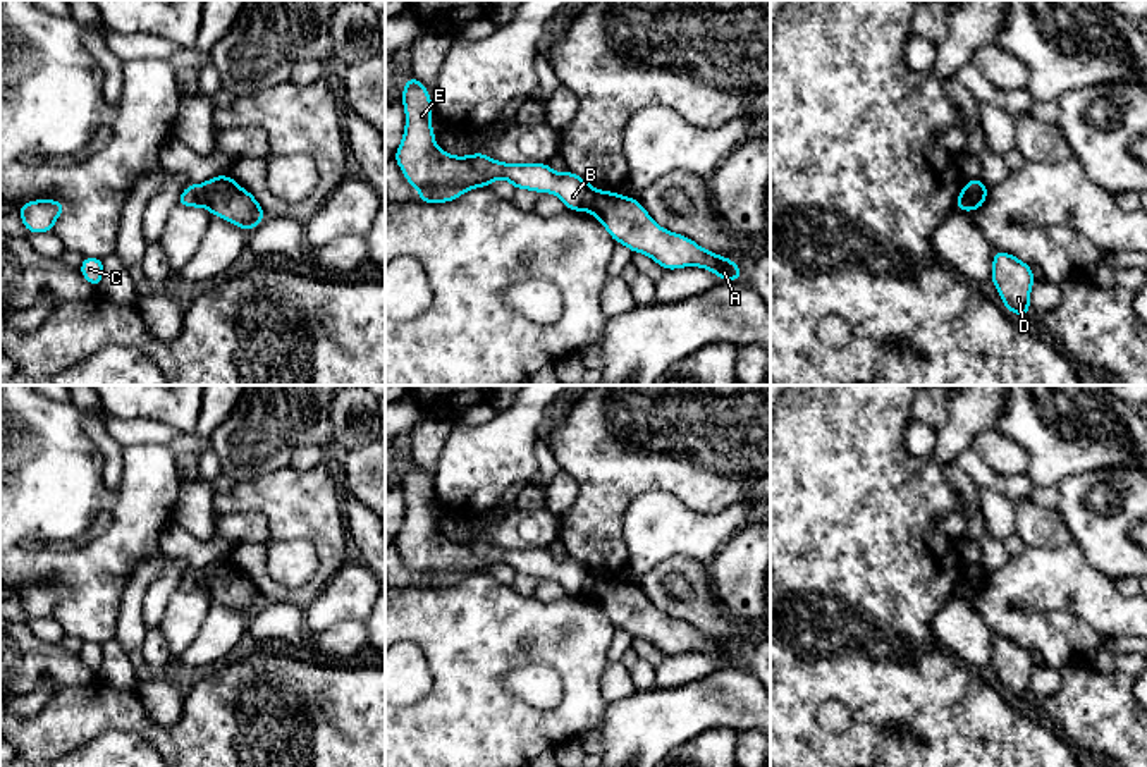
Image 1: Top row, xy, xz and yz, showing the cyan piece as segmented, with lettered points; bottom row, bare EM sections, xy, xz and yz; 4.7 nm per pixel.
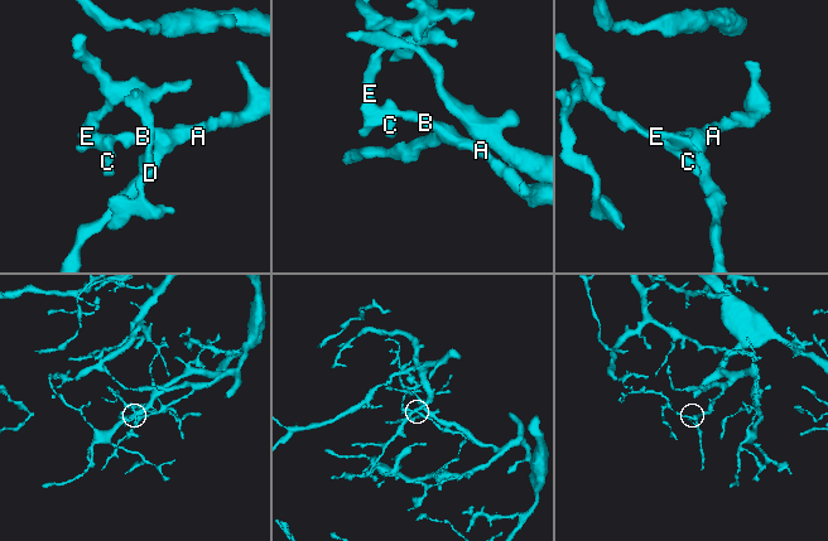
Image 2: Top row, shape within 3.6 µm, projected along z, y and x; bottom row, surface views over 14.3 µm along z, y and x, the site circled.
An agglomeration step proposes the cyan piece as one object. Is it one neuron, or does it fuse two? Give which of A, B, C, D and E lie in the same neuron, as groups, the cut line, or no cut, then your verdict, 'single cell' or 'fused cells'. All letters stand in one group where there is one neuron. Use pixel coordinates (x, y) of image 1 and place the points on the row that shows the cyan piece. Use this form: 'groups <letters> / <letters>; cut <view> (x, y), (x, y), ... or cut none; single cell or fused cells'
groups A D / B C E; cut yz (963, 186), (972, 208); fused cells

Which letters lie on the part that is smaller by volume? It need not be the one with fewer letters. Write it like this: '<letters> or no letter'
B, C, E

